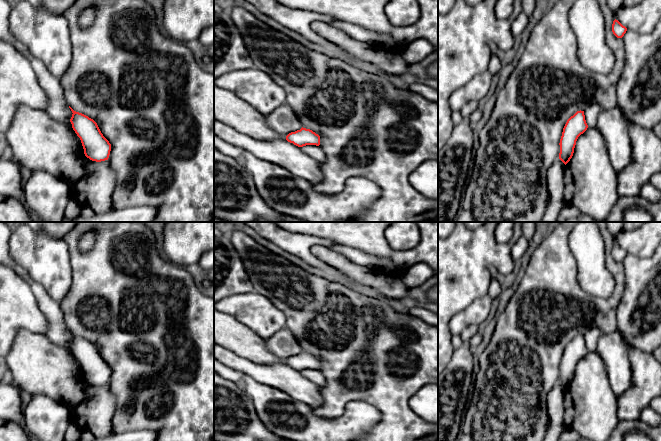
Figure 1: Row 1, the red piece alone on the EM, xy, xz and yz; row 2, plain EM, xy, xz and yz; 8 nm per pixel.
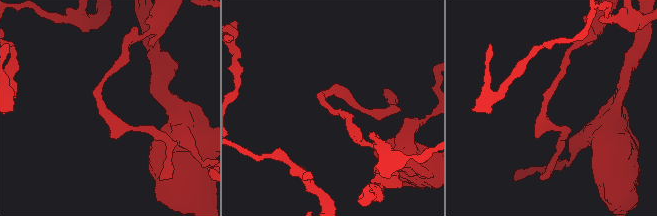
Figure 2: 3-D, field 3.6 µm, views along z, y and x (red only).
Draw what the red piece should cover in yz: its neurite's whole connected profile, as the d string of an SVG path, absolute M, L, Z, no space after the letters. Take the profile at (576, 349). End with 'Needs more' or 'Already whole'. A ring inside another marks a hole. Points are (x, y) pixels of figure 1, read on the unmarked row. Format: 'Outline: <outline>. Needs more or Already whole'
Outline: M577 335L571 340L562 356L560 363L559 383L566 389L573 380L574 372L578 361L583 358L588 352L585 344L584 335Z. Already whole

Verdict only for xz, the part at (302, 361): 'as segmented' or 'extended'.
as segmented

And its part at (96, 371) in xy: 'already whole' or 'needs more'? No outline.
already whole

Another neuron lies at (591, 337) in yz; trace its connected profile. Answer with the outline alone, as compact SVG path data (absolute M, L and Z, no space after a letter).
M592 325L588 332L584 335L588 351L597 353L597 342L600 335L600 330L595 325Z

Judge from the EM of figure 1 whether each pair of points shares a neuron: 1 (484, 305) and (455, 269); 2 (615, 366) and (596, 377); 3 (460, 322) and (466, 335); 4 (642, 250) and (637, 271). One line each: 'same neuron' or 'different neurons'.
1: different neurons
2: different neurons
3: different neurons
4: different neurons

